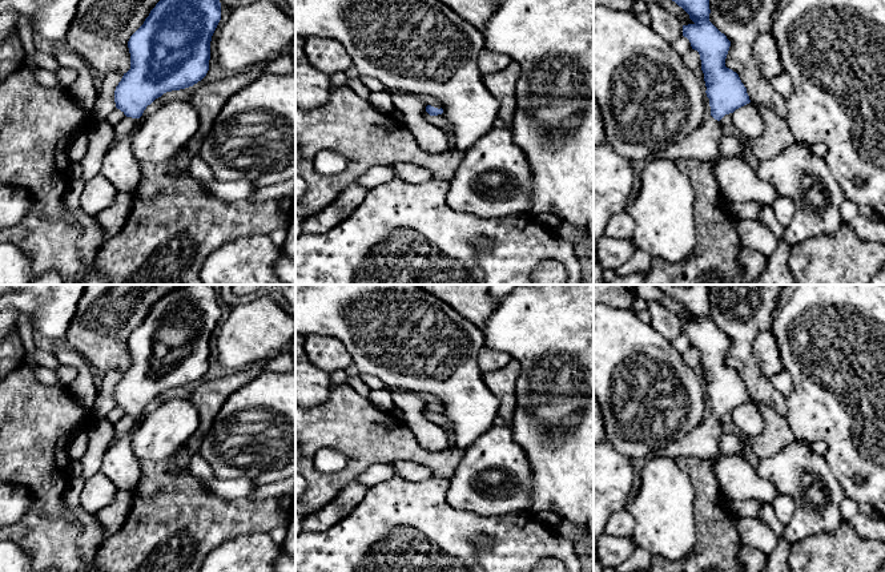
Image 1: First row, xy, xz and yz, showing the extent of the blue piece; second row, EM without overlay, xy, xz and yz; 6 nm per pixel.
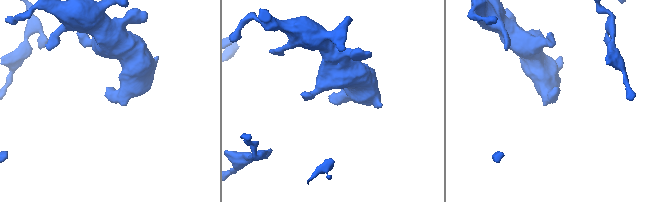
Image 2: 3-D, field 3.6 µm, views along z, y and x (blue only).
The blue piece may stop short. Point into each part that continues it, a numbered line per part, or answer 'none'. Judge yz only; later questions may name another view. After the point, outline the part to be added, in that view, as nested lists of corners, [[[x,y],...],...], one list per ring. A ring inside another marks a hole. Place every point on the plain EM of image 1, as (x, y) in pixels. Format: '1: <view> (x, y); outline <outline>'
1: yz (739, 480); outline [[[711,414],[696,430],[681,440],[671,442],[655,450],[651,456],[712,459],[715,475],[720,483],[723,495],[731,501],[771,501],[777,498],[780,492],[775,484],[761,478],[745,458],[724,455],[720,451],[721,435],[723,426],[720,420]]]

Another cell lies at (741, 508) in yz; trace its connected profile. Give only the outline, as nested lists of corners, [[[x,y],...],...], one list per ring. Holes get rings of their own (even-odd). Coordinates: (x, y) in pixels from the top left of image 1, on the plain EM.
[[[735,500],[731,501],[729,508],[737,517],[759,517],[763,503],[761,500]]]

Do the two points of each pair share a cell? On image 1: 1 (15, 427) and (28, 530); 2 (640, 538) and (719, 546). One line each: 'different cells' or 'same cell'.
1: same cell
2: different cells

